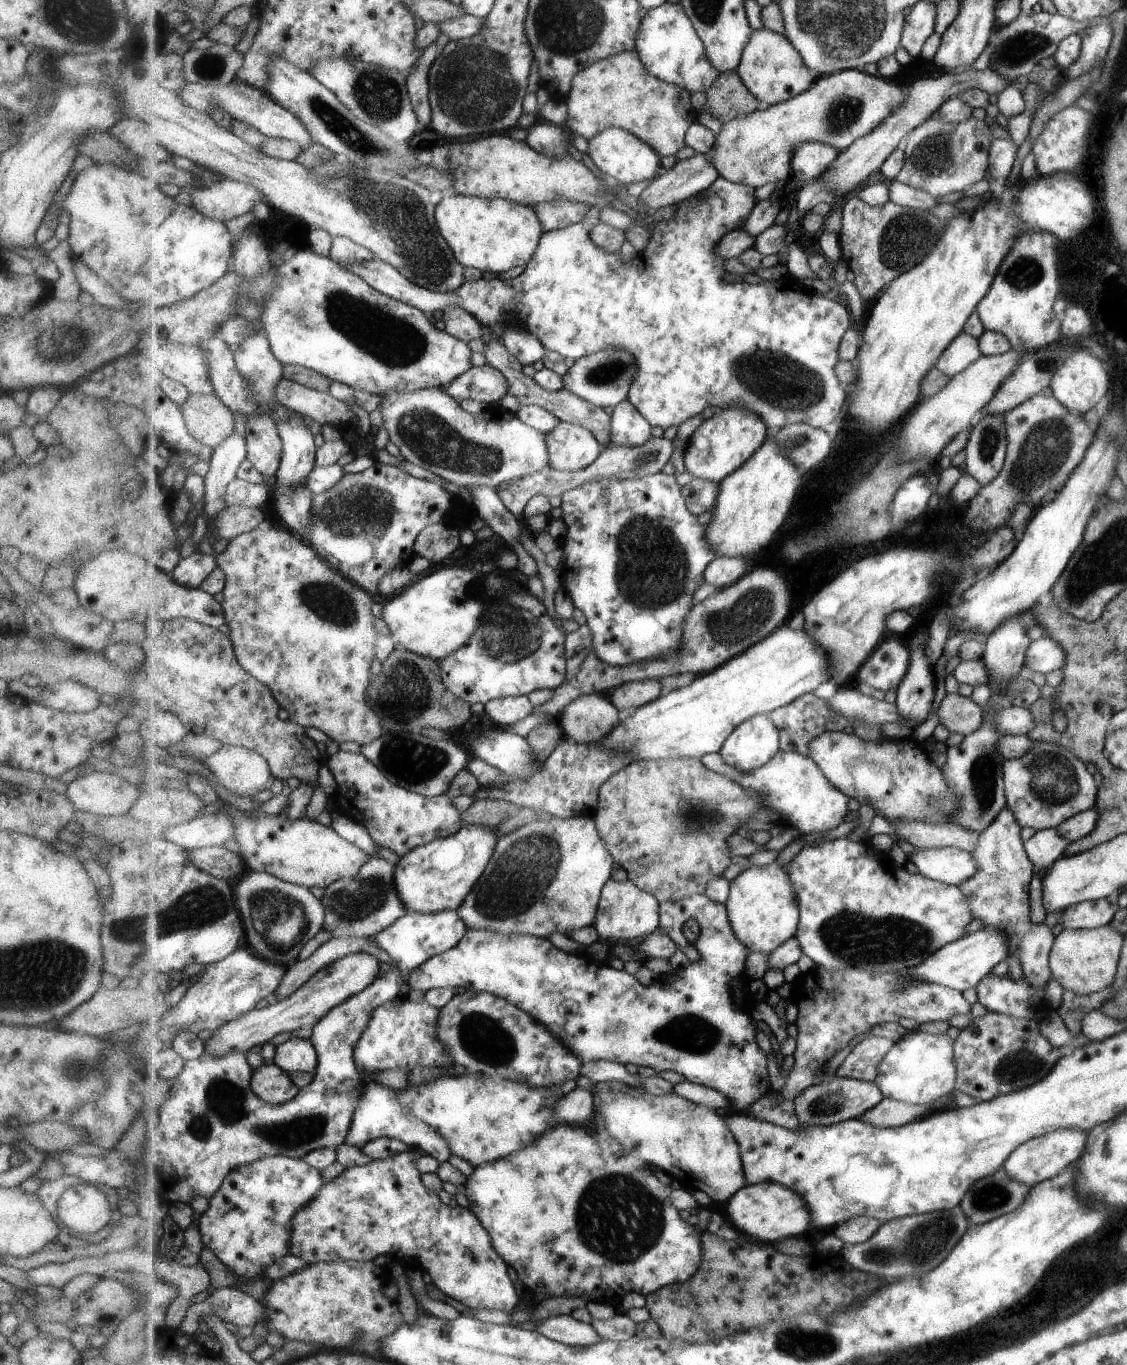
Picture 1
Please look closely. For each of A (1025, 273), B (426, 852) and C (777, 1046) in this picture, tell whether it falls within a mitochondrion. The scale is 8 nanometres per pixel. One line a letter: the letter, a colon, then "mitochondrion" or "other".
A: mitochondrion
B: other
C: other

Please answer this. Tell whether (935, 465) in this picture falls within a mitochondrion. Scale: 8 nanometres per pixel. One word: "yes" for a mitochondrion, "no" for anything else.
no

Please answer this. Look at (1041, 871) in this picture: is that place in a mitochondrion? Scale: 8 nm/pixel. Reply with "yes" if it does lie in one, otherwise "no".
no

